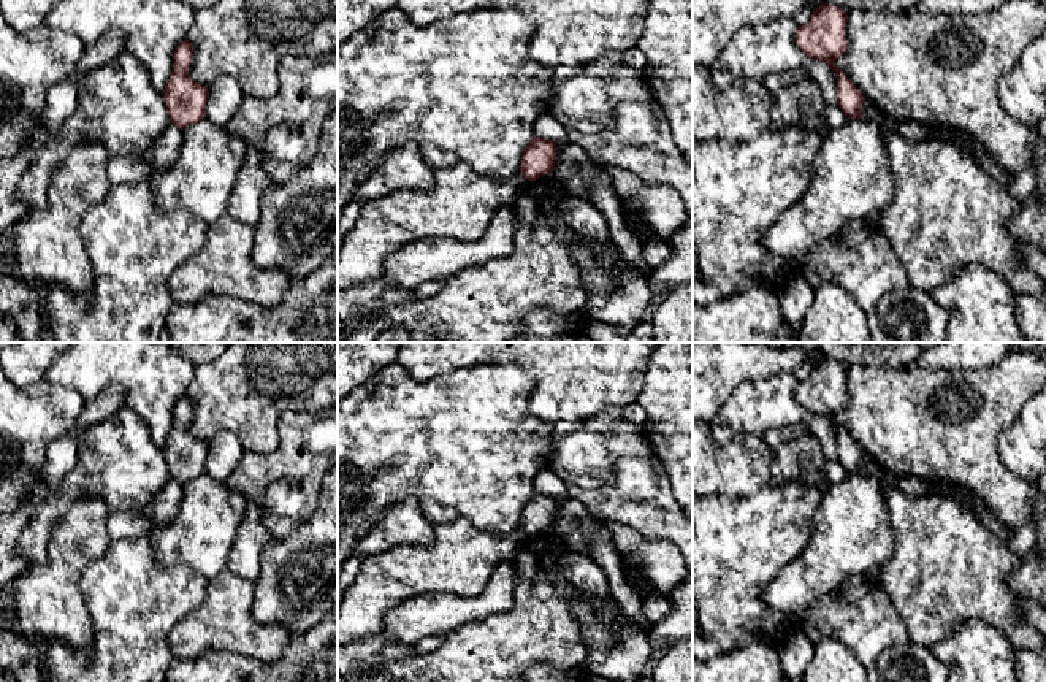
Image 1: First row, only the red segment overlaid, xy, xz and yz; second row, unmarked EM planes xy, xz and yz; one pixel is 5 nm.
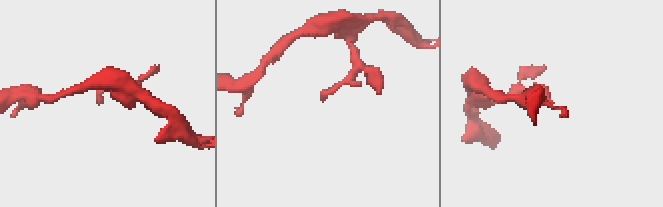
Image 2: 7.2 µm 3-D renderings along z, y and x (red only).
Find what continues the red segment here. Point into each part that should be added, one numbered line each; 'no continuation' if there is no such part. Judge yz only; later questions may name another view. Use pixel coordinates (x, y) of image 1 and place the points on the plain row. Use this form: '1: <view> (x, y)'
no continuation

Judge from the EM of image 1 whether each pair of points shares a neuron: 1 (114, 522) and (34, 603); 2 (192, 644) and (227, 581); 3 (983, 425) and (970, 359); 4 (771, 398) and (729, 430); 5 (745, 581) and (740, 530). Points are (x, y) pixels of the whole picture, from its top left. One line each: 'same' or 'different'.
1: different
2: same
3: different
4: same
5: same

